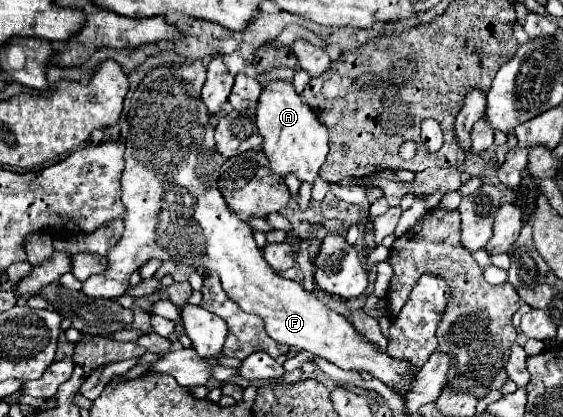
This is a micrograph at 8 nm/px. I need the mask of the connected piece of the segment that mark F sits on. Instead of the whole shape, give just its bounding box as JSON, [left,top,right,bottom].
[83,61,417,399]

